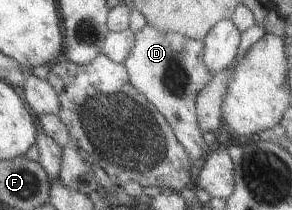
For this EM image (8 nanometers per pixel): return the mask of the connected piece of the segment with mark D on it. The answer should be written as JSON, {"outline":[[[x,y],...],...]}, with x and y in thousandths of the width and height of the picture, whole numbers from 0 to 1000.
{"outline":[[[490,119],[459,157],[459,205],[414,310],[432,329],[442,395],[565,562],[599,662],[627,695],[654,795],[675,795],[709,695],[682,614],[664,481],[702,400],[733,367],[685,286],[695,186],[654,186],[606,152]]]}

